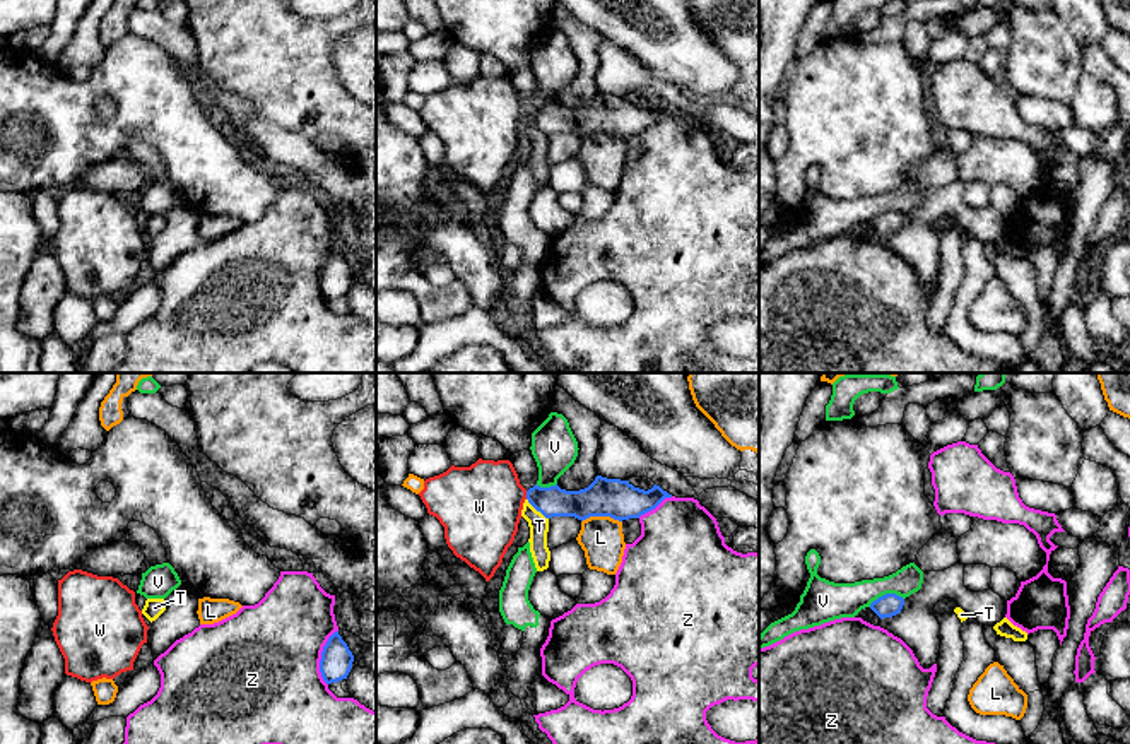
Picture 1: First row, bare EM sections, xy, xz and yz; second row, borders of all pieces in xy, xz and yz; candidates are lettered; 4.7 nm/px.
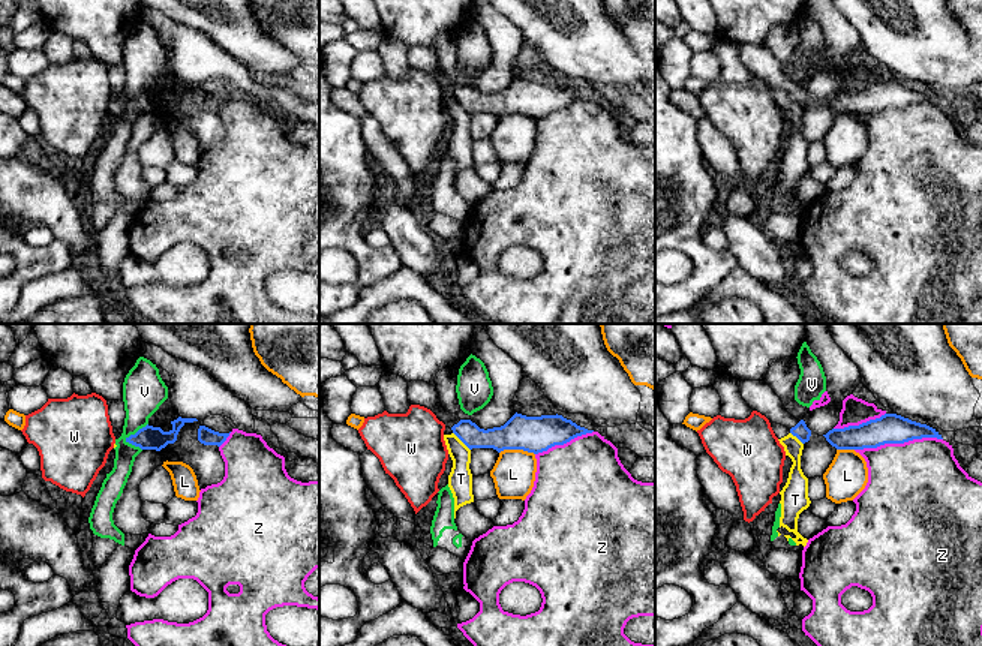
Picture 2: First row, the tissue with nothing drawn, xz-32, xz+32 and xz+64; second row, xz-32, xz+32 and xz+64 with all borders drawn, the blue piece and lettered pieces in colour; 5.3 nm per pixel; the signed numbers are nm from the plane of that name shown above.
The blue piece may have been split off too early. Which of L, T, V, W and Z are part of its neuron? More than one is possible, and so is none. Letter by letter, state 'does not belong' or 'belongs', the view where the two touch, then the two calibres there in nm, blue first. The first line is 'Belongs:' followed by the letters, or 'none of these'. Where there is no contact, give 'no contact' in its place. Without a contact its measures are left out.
Belongs: none of these
L: does not belong; meets blue in xz; 190 nm thick on the blue side, 200 nm on the other
T: does not belong; meets blue in xz; 140 nm thick on the blue side, 100 nm on the other
V: does not belong; meets blue in yz; 110 nm thick on the blue side, 170 nm on the other
W: does not belong; meets blue in xz; 140 nm thick on the blue side, 380 nm on the other
Z: does not belong; meets blue in xy; 150 nm thick on the blue side, 480 nm on the other

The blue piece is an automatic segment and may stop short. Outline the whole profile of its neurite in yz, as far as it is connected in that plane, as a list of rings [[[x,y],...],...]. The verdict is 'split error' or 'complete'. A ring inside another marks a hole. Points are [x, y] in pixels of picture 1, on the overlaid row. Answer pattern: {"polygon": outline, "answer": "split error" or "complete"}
{"polygon": [[[886,593],[870,604],[870,609],[880,617],[892,617],[901,612],[904,599],[896,593]]], "answer": "complete"}

